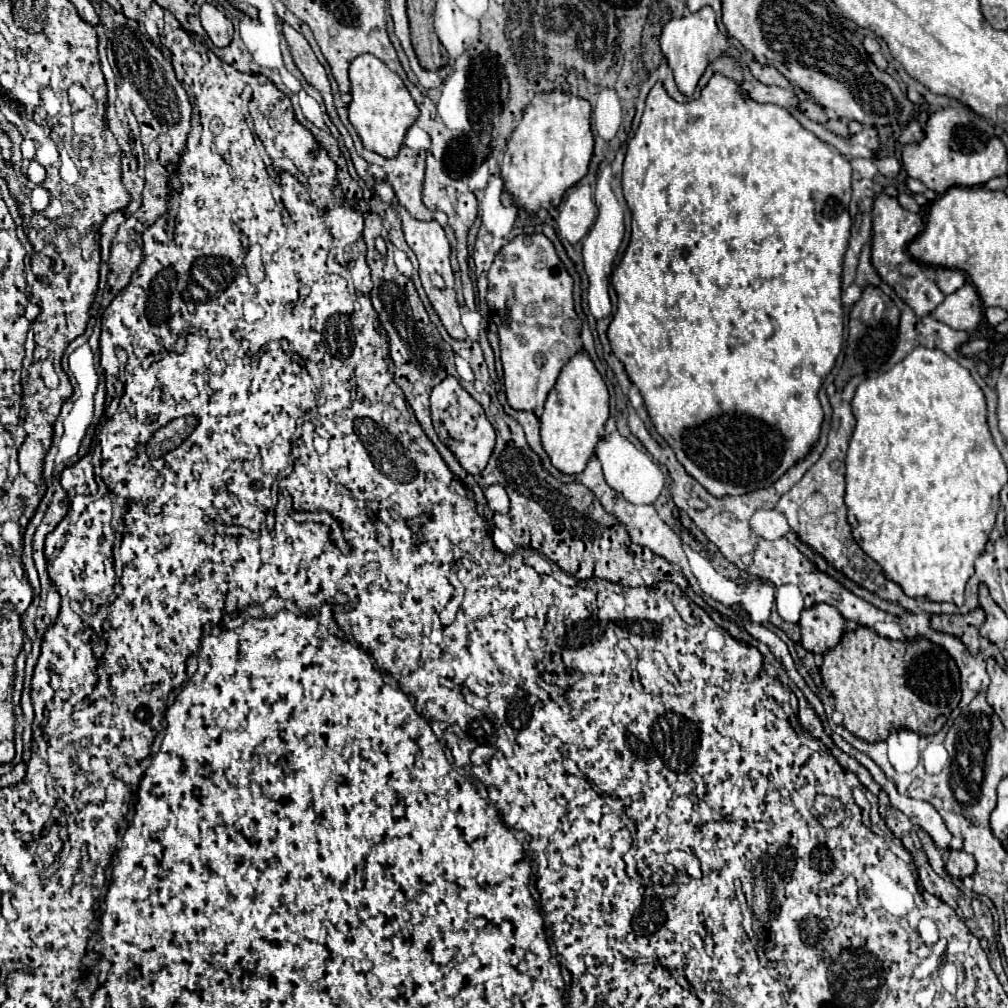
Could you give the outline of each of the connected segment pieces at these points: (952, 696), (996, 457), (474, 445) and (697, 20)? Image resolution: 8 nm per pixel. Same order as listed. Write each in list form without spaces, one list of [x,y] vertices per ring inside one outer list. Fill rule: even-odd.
[[[859,625],[853,631],[845,631],[839,645],[823,653],[823,665],[821,665],[821,679],[825,681],[825,687],[831,691],[835,699],[835,709],[845,715],[843,725],[859,739],[865,739],[869,743],[883,741],[891,729],[913,729],[921,735],[933,735],[935,733],[935,721],[937,731],[945,725],[951,711],[959,705],[961,699],[961,687],[959,687],[959,669],[953,661],[953,657],[933,641],[925,637],[915,639],[887,639],[877,635],[873,629]]]
[[[917,347],[901,363],[891,367],[887,373],[865,379],[857,387],[851,405],[853,405],[853,415],[857,419],[857,425],[855,425],[855,433],[851,437],[847,459],[845,459],[845,465],[847,465],[845,503],[849,509],[849,523],[851,523],[853,539],[861,545],[861,549],[871,559],[875,559],[885,569],[885,575],[891,581],[897,581],[897,585],[903,587],[903,591],[909,597],[925,597],[929,601],[951,601],[955,605],[963,605],[965,585],[975,571],[973,569],[975,559],[985,551],[985,543],[989,541],[989,533],[995,525],[995,515],[999,511],[999,491],[1007,483],[1007,467],[989,433],[987,403],[985,403],[985,395],[981,387],[975,383],[969,369],[961,367],[955,359],[945,355],[941,349]]]
[[[445,377],[431,391],[430,411],[439,438],[455,453],[461,467],[471,475],[479,475],[487,467],[487,461],[495,449],[495,429],[487,421],[483,407],[459,385],[455,377]]]
[[[703,7],[697,13],[689,13],[689,15],[683,15],[679,19],[671,19],[663,27],[661,49],[663,49],[663,55],[665,55],[667,63],[669,63],[669,67],[675,73],[675,81],[677,81],[679,91],[683,95],[687,95],[687,97],[693,95],[699,77],[703,75],[703,71],[707,69],[707,65],[709,65],[709,61],[713,57],[719,57],[723,53],[741,55],[737,49],[731,47],[729,39],[719,33],[717,23],[715,23],[715,11],[711,7]]]

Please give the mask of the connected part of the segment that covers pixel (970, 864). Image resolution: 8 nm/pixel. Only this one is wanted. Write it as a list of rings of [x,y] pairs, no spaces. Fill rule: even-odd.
[[[951,851],[949,859],[947,859],[947,873],[951,877],[969,877],[975,871],[975,857],[965,853],[965,851]]]

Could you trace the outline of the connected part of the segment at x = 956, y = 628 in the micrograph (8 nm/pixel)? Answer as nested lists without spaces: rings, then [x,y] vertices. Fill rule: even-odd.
[[[973,609],[967,615],[933,615],[931,617],[931,627],[937,631],[945,631],[951,635],[957,635],[965,647],[977,655],[979,653],[979,627],[985,621],[983,609]]]

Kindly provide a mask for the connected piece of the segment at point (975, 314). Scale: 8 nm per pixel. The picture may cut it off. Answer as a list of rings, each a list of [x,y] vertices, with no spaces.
[[[967,283],[955,293],[947,295],[931,315],[953,329],[973,331],[981,321],[981,299],[977,291]]]

